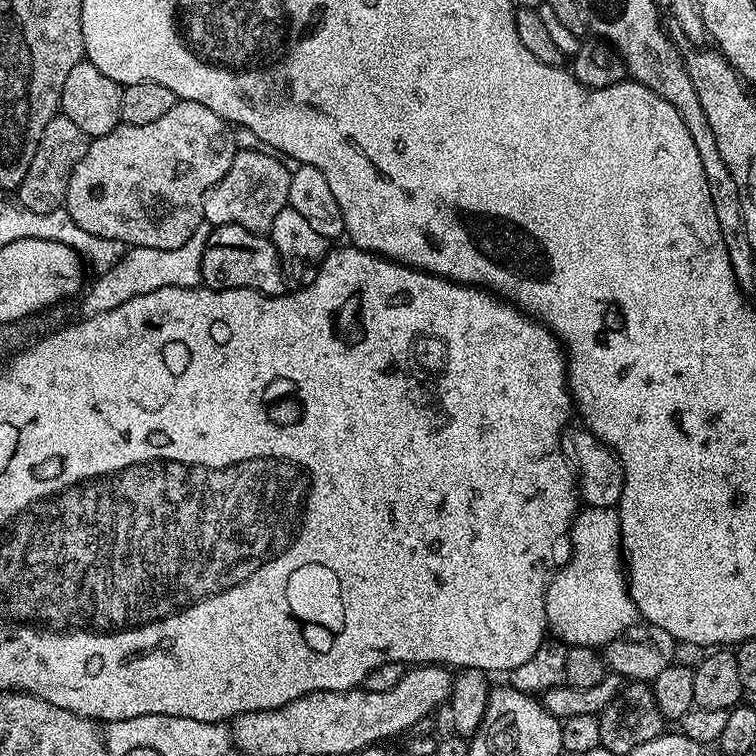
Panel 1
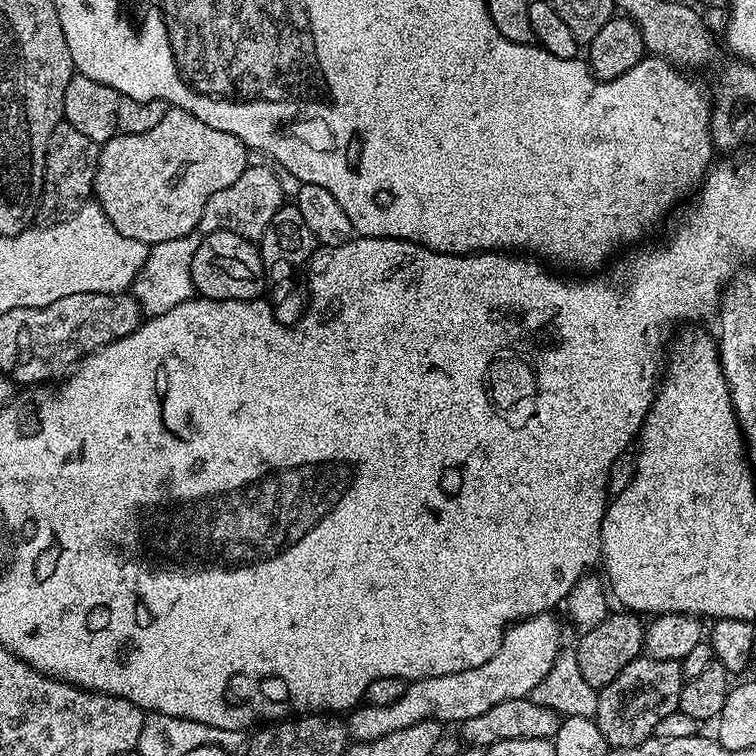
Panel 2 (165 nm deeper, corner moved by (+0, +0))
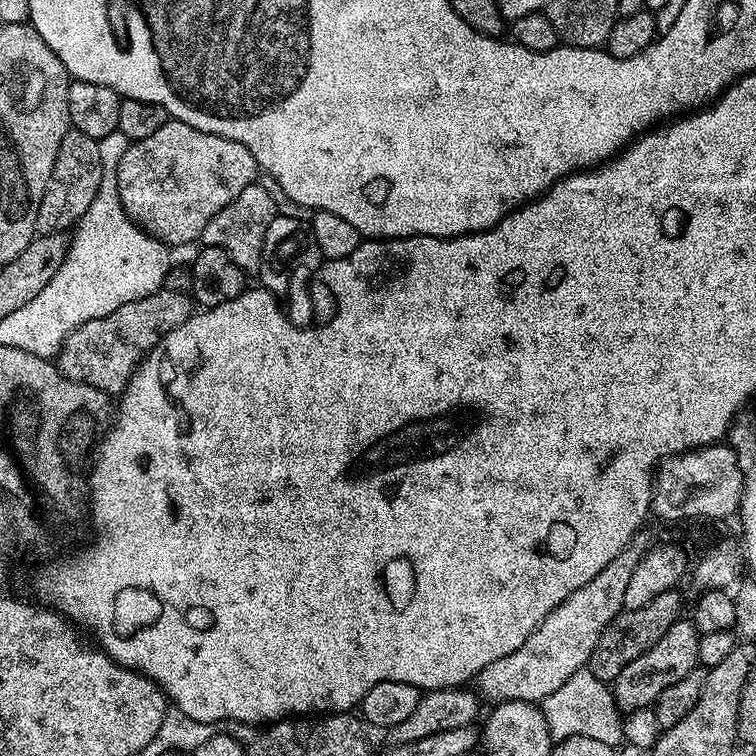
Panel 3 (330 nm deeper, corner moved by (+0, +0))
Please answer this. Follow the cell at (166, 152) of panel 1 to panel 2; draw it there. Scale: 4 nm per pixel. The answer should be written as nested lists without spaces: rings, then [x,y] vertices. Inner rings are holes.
[[[169,107],[162,122],[158,122],[154,130],[129,136],[117,134],[102,145],[92,187],[94,200],[102,206],[106,218],[114,222],[114,230],[118,230],[118,234],[126,234],[126,238],[134,238],[149,246],[170,242],[170,238],[182,238],[199,229],[206,202],[210,202],[218,190],[226,190],[226,186],[242,178],[242,174],[249,168],[247,152],[248,147],[234,134],[226,134],[226,130],[214,130],[214,126],[198,122],[194,114],[181,108]]]

